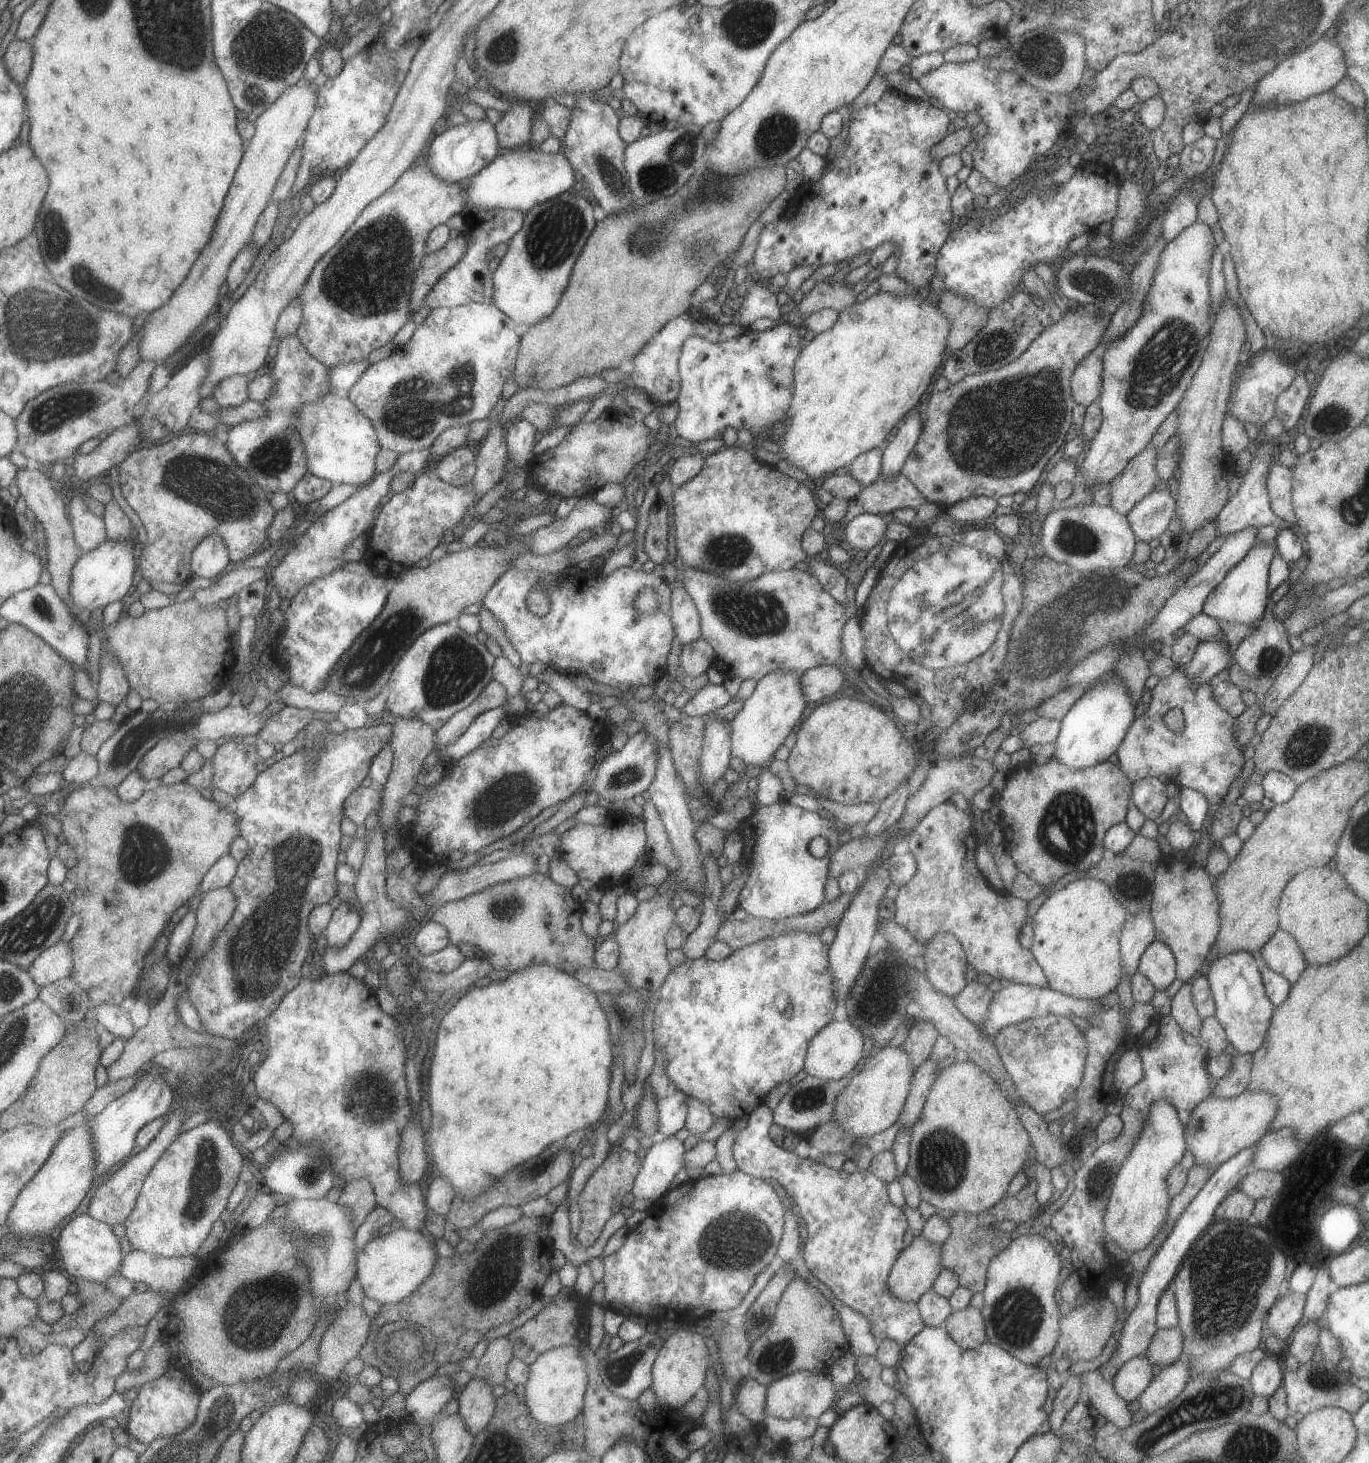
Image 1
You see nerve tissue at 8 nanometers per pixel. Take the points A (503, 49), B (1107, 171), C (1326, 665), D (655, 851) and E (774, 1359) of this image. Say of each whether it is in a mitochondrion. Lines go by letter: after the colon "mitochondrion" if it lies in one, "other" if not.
A: mitochondrion
B: other
C: other
D: other
E: mitochondrion

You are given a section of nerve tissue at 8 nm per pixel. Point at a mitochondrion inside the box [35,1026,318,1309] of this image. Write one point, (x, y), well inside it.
(203, 1182)

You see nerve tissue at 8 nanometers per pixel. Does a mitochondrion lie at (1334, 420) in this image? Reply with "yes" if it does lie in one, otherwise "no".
yes

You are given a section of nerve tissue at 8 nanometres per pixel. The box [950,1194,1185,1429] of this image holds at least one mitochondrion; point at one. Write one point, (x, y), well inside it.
(1018, 1317)

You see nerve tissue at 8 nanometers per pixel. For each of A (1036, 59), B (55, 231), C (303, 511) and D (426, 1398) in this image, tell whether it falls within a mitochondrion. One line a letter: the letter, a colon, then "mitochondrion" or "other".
A: mitochondrion
B: mitochondrion
C: other
D: other

